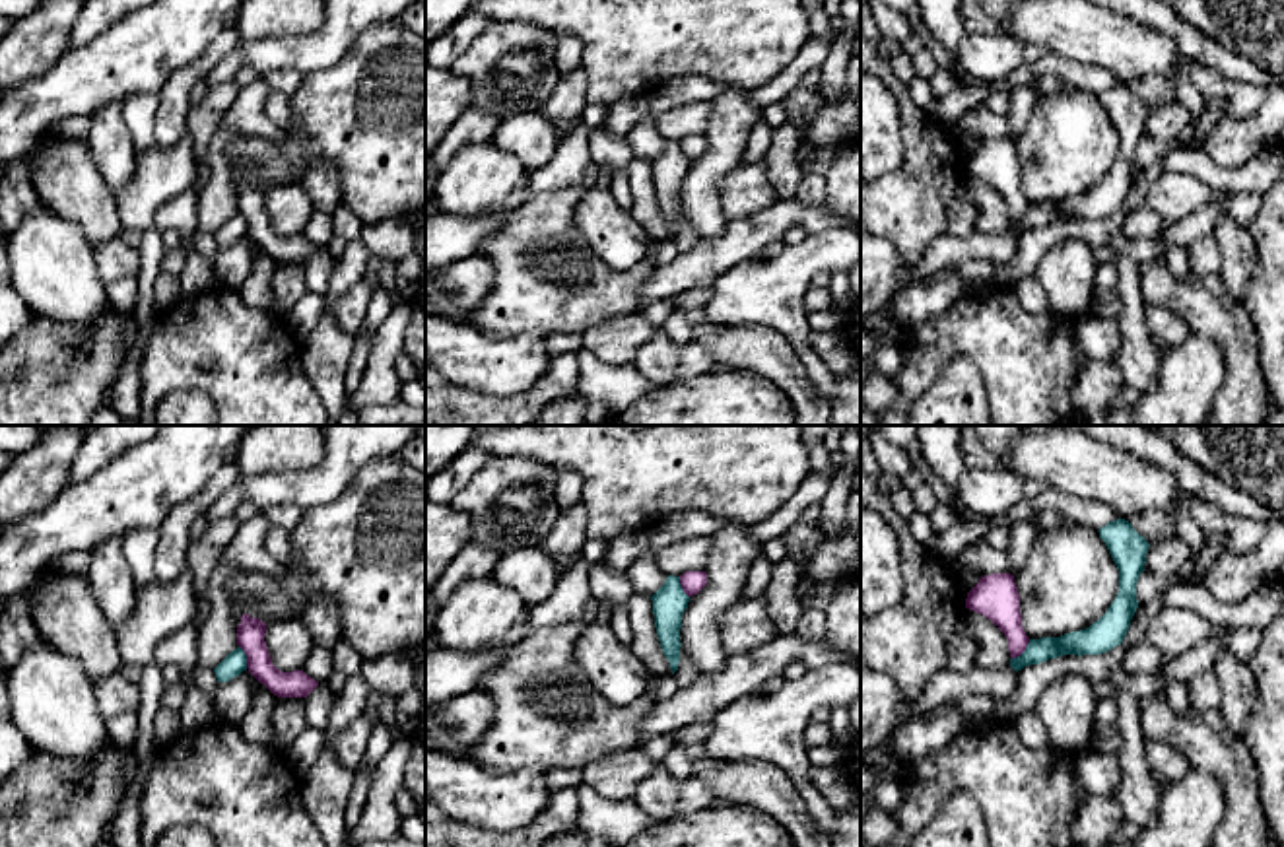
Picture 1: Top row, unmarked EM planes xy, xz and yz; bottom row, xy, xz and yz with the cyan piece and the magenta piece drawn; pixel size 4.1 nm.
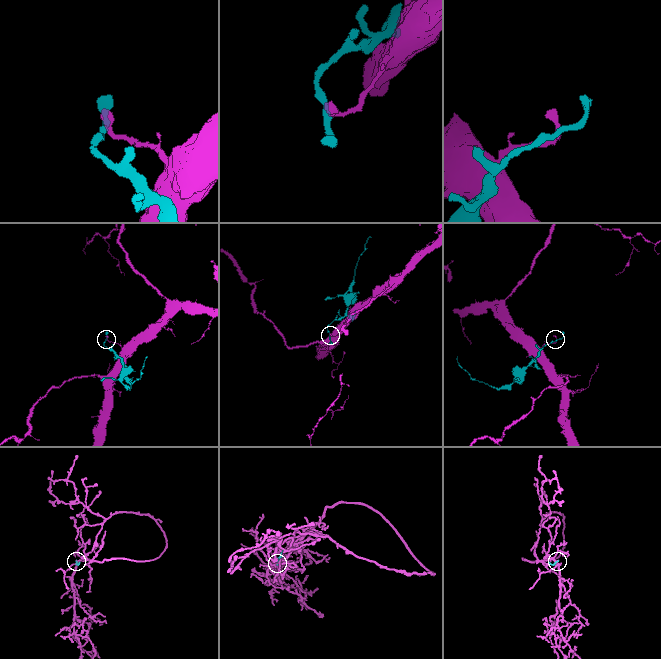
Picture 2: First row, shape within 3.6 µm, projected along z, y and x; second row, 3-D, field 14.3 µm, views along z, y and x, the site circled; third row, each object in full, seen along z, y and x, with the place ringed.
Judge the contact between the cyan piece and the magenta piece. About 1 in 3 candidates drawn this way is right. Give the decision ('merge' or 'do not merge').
do not merge

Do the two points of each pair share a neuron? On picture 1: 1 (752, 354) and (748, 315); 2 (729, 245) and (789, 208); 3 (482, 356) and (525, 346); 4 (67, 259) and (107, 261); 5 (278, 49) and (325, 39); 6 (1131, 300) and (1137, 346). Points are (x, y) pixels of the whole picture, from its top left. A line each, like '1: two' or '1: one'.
1: two
2: one
3: one
4: two
5: one
6: one

